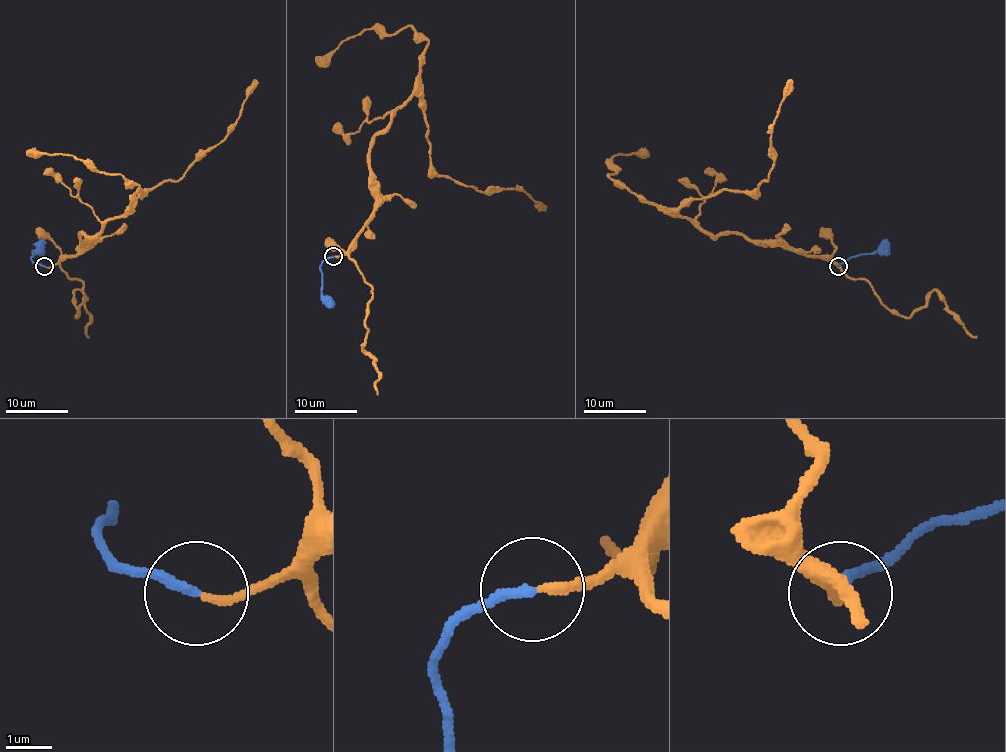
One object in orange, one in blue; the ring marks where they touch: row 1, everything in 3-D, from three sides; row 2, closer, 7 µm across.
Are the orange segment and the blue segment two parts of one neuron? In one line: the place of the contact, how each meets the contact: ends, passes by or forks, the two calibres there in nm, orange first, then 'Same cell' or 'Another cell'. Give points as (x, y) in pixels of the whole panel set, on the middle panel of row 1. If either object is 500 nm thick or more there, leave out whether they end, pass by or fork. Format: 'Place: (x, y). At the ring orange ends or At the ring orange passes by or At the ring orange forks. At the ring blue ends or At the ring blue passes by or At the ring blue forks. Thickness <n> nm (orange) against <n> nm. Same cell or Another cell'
Place: (333, 256). At the ring orange ends. At the ring blue ends. Thickness 180 nm (orange) against 200 nm. Same cell

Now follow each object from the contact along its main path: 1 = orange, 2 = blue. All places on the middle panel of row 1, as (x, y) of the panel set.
1: (334, 257), (349, 247), (374, 207), (369, 143), (415, 95), (438, 174), (482, 191), (521, 188), (546, 210)
2: (334, 257), (326, 258), (321, 265), (321, 293), (334, 307)

